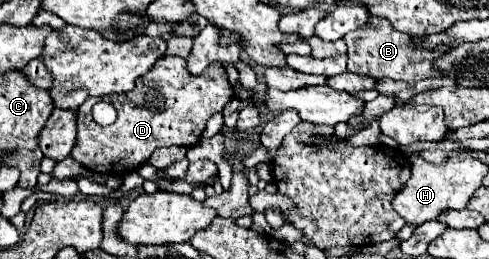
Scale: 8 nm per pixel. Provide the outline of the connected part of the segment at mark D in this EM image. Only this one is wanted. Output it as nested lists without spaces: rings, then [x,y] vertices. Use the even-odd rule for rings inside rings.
[[[166,55],[166,57],[162,57],[162,61],[158,61],[158,65],[154,65],[154,69],[150,69],[150,73],[146,73],[146,77],[138,77],[138,85],[130,93],[90,97],[88,101],[84,101],[80,105],[80,109],[78,109],[80,111],[78,139],[76,139],[76,145],[74,145],[70,155],[90,171],[96,171],[96,173],[102,173],[102,175],[114,175],[114,177],[124,175],[126,171],[138,169],[150,157],[150,153],[158,147],[170,147],[170,145],[190,147],[190,145],[196,145],[202,137],[206,121],[216,111],[222,111],[224,105],[232,99],[234,99],[234,87],[228,81],[228,75],[226,75],[226,69],[224,69],[222,63],[210,63],[200,75],[192,75],[186,69],[186,59],[184,57]],[[98,101],[106,101],[106,103],[114,105],[114,109],[118,111],[116,123],[112,123],[108,127],[102,127],[92,119],[92,105],[98,103]]]

